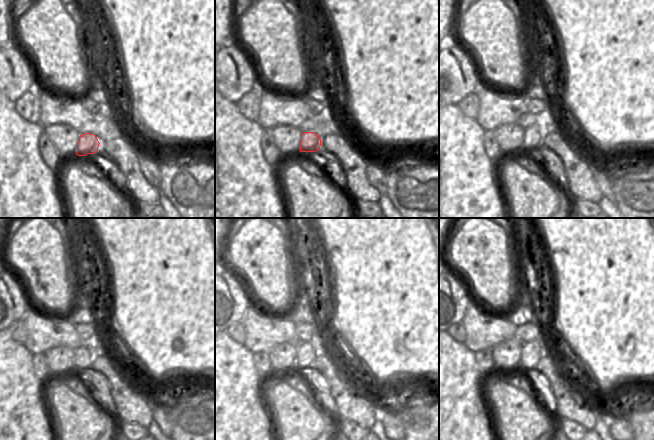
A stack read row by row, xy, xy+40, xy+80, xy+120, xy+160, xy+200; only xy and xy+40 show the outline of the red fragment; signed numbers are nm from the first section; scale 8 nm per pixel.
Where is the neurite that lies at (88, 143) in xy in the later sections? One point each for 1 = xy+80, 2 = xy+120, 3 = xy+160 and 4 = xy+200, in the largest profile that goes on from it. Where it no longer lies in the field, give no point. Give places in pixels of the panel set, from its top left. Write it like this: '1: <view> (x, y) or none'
1: xy+80 (533, 137)
2: xy+120 (84, 355)
3: xy+160 (306, 351)
4: xy+200 (531, 352)

